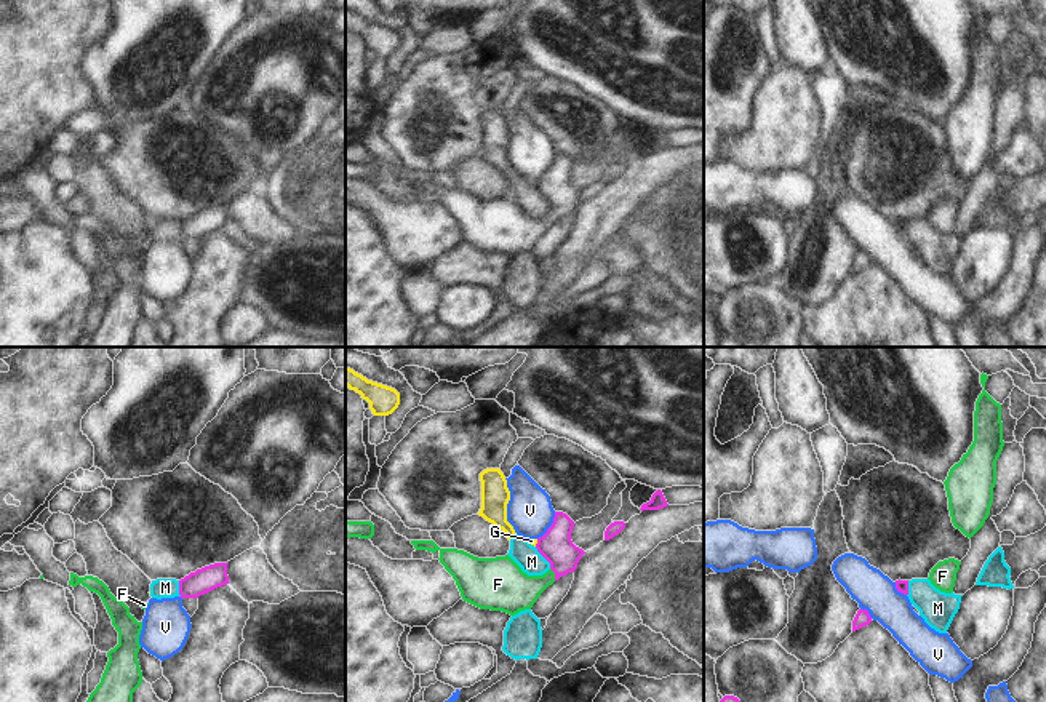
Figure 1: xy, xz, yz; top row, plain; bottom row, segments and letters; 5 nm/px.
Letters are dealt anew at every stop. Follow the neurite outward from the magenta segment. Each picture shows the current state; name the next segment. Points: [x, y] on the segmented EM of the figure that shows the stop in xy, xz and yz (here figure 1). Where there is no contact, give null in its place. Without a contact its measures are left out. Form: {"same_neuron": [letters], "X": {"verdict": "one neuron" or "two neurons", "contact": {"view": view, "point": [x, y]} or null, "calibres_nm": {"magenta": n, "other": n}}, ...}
{"same_neuron": ["F"], "F": {"verdict": "one neuron", "contact": {"view": "xz", "point": [555, 574]}, "calibres_nm": {"magenta": 170, "other": 220}}, "G": {"verdict": "two neurons", "contact": {"view": "xz", "point": [538, 542]}, "calibres_nm": {"magenta": 170, "other": 30}}, "M": {"verdict": "two neurons", "contact": {"view": "xz", "point": [544, 557]}, "calibres_nm": {"magenta": 170, "other": 120}}, "V": {"verdict": "two neurons", "contact": {"view": "xz", "point": [550, 526]}, "calibres_nm": {"magenta": 170, "other": 220}}}

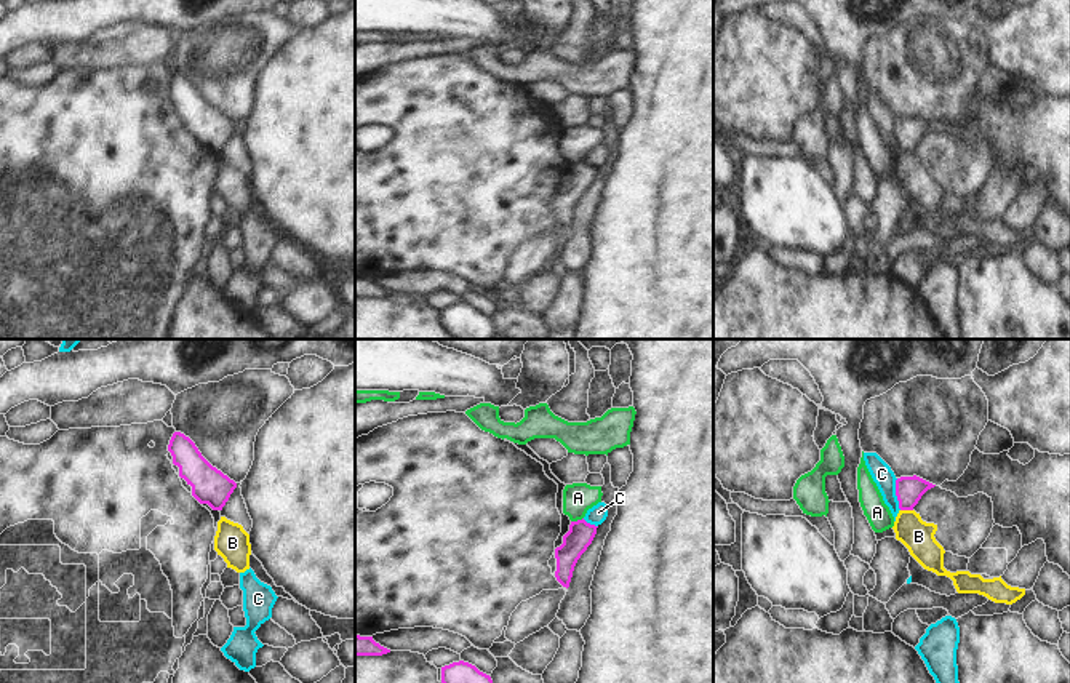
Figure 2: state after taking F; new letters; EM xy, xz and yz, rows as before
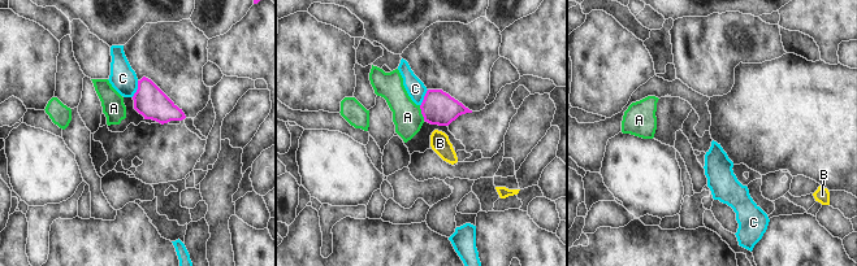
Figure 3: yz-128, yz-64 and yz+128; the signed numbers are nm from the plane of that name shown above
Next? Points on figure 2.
{"same_neuron": [], "A": {"verdict": "two neurons", "contact": {"view": "xz", "point": [578, 520]}, "calibres_nm": {"magenta": 130, "other": 160}}, "B": {"verdict": "two neurons", "contact": {"view": "yz", "point": [907, 509]}, "calibres_nm": {"magenta": 140, "other": 160}}, "C": {"verdict": "two neurons", "contact": {"view": "yz", "point": [896, 495]}, "calibres_nm": {"magenta": 140, "other": 110}}}

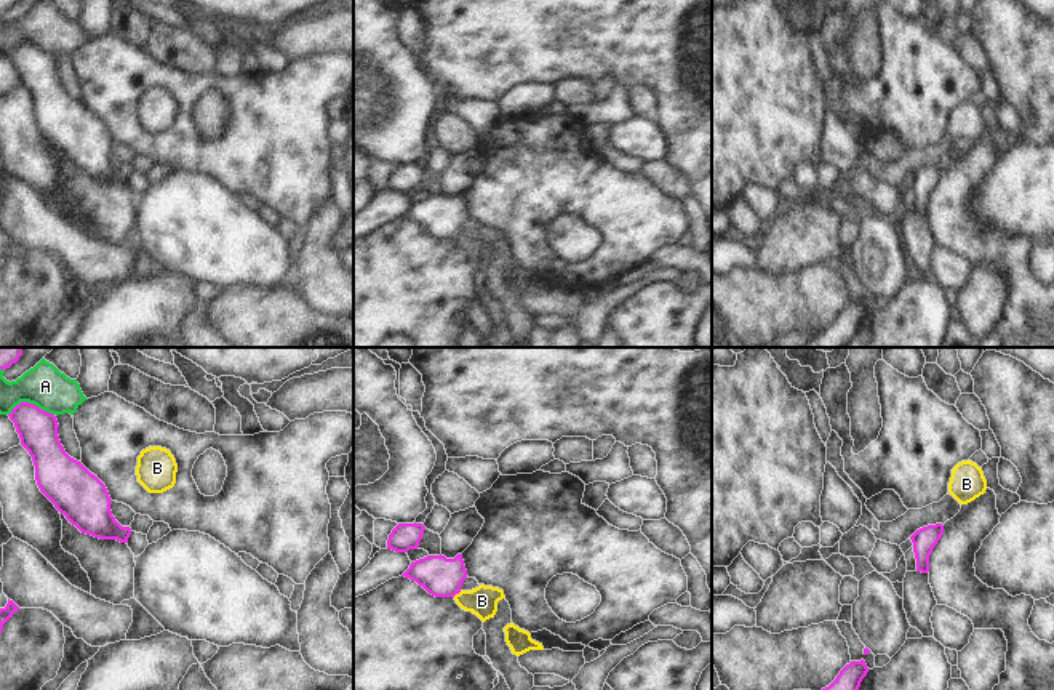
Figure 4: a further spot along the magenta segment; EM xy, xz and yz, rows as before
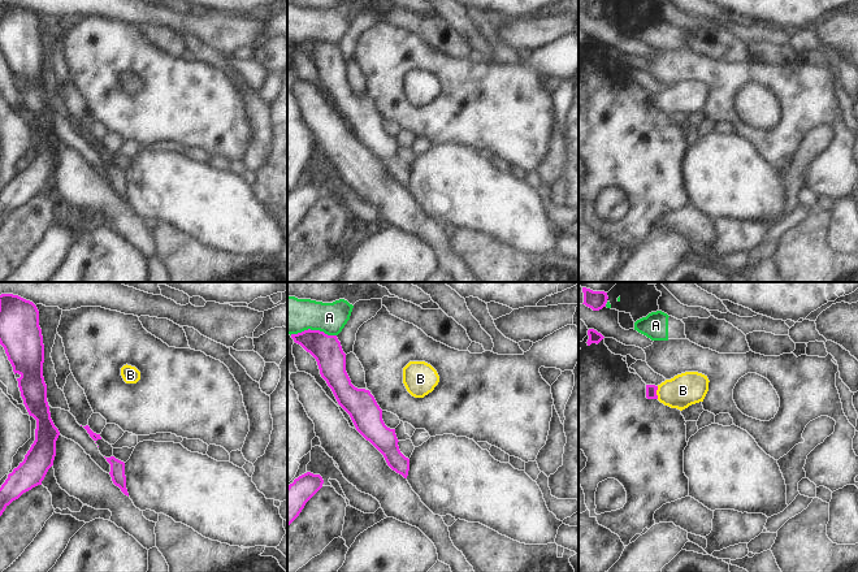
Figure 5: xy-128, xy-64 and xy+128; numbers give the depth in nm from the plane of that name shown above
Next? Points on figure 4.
{"same_neuron": ["B"], "A": {"verdict": "two neurons", "contact": {"view": "xy", "point": [31, 404]}, "calibres_nm": {"magenta": 200, "other": 220}}, "B": {"verdict": "one neuron", "contact": {"view": "xz", "point": [456, 593]}, "calibres_nm": {"magenta": 200, "other": 150}}}

